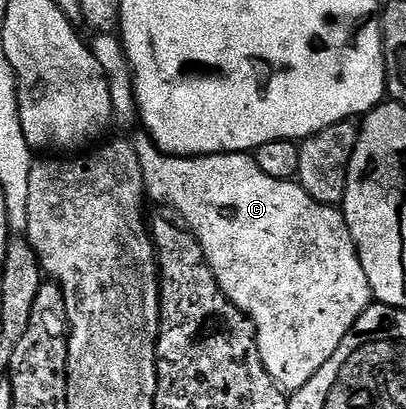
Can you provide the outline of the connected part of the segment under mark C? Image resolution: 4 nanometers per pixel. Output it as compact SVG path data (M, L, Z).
M138 131L138 134L132 137L132 144L140 159L142 188L145 196L149 200L151 197L158 205L167 205L168 208L175 209L179 213L177 216L184 222L185 228L189 229L194 238L198 240L206 256L206 262L212 267L212 275L216 275L216 283L220 287L220 291L224 291L224 295L228 295L230 302L239 311L245 313L254 324L260 359L264 363L268 375L272 375L272 379L284 391L304 387L304 383L308 383L308 379L312 379L312 375L316 375L316 371L320 371L320 367L324 367L324 363L328 363L328 359L332 359L332 355L336 355L336 347L340 347L340 343L344 343L344 335L348 335L348 331L352 331L356 319L360 319L360 315L364 315L364 311L372 304L368 275L364 275L364 267L360 263L356 243L348 231L348 223L341 208L316 203L316 199L312 199L312 195L308 195L308 191L304 191L297 180L268 179L268 175L264 175L264 171L260 171L260 167L256 167L253 156L245 153L213 153L207 157L172 157L168 153L161 153L154 146L153 139L142 131Z

